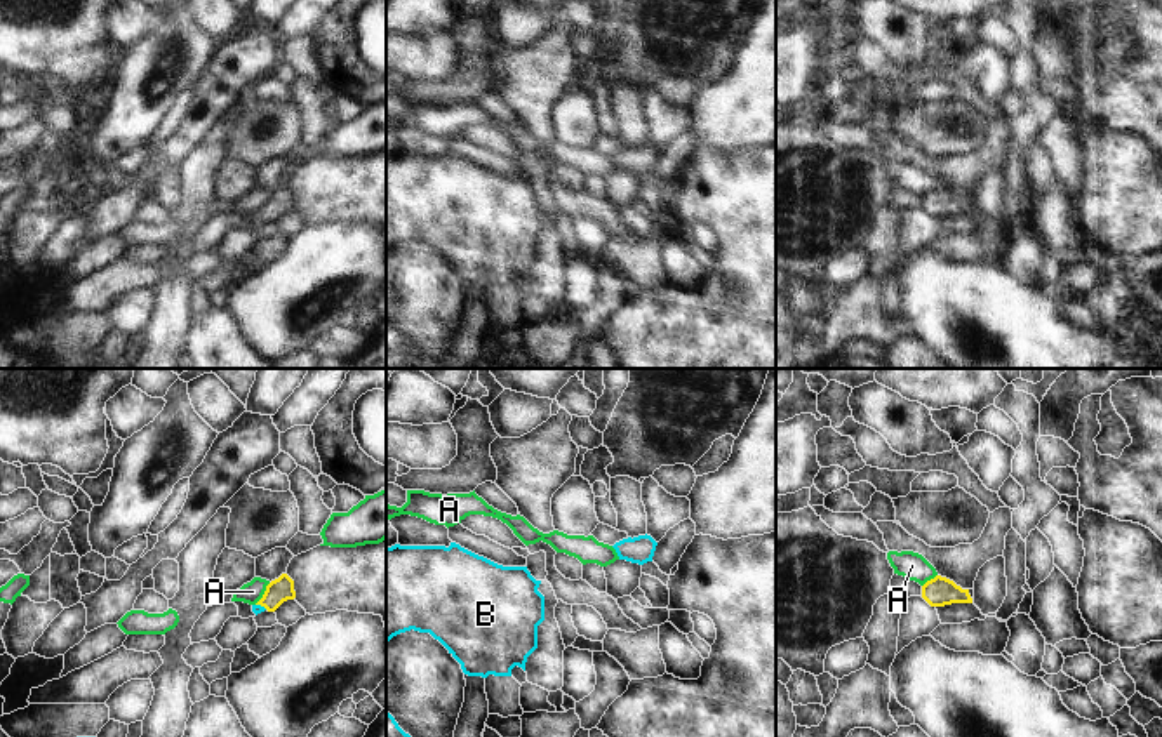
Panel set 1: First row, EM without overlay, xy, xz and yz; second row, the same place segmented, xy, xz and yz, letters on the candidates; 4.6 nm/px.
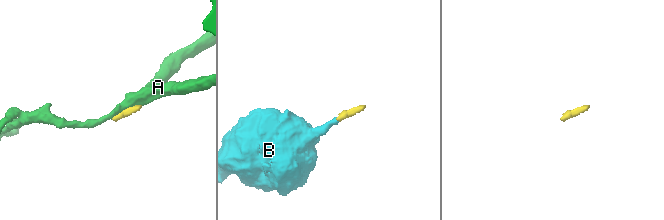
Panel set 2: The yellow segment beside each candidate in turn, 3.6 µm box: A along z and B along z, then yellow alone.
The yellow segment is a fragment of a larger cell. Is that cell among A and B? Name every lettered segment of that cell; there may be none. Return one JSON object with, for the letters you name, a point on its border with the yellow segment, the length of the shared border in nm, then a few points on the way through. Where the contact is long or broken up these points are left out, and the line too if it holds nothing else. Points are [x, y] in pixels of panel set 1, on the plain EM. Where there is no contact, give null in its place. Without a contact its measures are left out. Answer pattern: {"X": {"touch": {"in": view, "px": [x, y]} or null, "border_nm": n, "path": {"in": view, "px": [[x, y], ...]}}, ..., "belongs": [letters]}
{"B": {"touch": {"in": "xy", "px": [261, 216]}, "border_nm": 60, "path": {"in": "xy", "px": [[280, 200], [261, 216], [256, 219]]}}, "belongs": ["B"]}

